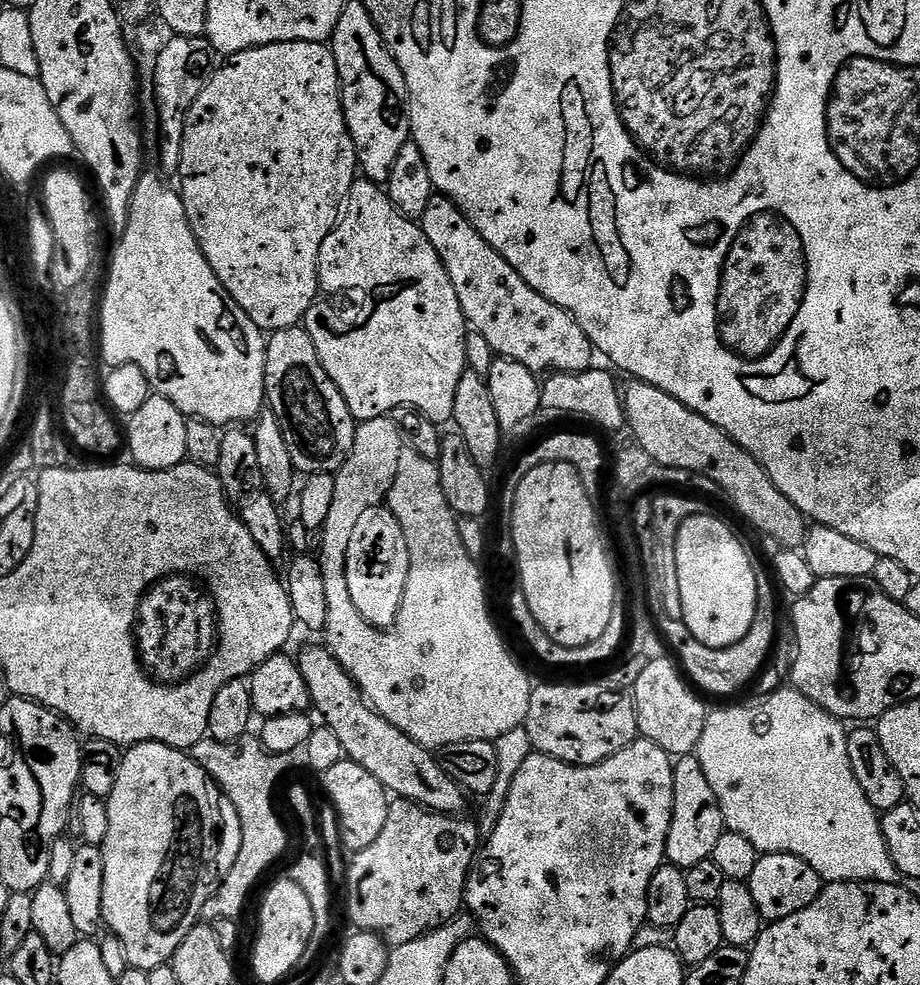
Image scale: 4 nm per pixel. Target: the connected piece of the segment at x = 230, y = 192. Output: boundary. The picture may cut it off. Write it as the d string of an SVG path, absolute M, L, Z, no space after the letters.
M278 42L261 48L242 50L238 54L227 57L217 67L216 73L206 82L202 94L198 94L198 102L190 106L186 118L186 134L182 138L182 162L178 169L178 191L186 218L190 222L190 230L202 250L206 254L206 262L210 262L210 270L218 274L218 282L246 310L246 318L254 322L260 331L271 334L278 330L297 327L303 321L310 306L317 303L320 290L320 247L322 242L339 224L342 209L345 207L350 186L358 179L356 147L352 141L350 130L346 126L344 107L340 101L340 75L334 62L334 54L327 43L321 42Z

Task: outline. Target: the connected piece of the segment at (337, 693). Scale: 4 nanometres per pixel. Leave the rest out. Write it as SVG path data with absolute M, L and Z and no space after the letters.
M327 647L308 648L298 656L300 673L310 690L311 707L320 711L323 723L342 741L347 759L354 761L366 774L374 774L378 782L393 797L413 800L431 812L460 814L465 810L465 789L442 770L439 759L429 749L414 742L381 716L364 698L363 692L352 680L352 675L338 663Z

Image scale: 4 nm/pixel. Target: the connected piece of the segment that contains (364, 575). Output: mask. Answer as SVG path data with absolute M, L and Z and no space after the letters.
M384 504L368 505L358 516L357 525L351 528L347 547L347 585L355 608L377 628L393 627L408 578L409 546L396 513Z

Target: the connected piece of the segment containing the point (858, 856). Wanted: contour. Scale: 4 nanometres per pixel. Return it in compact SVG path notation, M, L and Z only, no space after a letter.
M785 686L753 704L736 704L733 708L720 708L709 711L706 718L706 726L702 730L702 738L698 742L694 755L698 762L702 762L702 770L710 781L710 787L714 789L714 798L722 806L722 818L727 831L734 834L742 834L750 843L761 852L781 852L791 856L801 856L809 866L819 874L821 881L830 884L845 884L851 880L871 882L873 884L897 883L898 873L894 862L890 858L890 850L886 850L886 838L882 838L880 829L881 813L877 812L870 802L866 802L866 794L862 794L862 786L858 786L858 778L854 778L854 770L850 770L850 754L846 754L846 742L848 732L845 725L837 717L831 716L822 706L818 706L806 694L802 694L796 688Z

